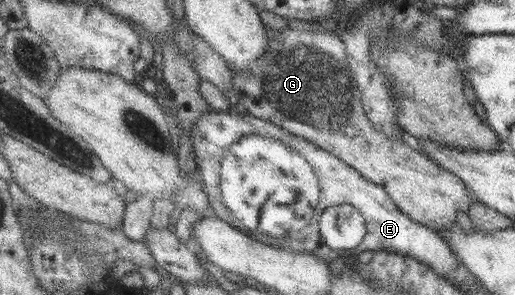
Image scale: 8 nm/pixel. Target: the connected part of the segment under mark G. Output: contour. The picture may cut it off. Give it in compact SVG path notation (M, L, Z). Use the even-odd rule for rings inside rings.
M270 27L265 29L270 42L264 54L257 58L254 71L247 73L231 69L232 90L222 91L231 106L237 106L253 117L281 126L293 135L304 137L337 156L348 166L354 167L364 178L381 186L406 216L420 224L442 229L454 221L457 222L457 214L460 211L467 214L470 205L476 203L476 200L469 195L466 185L455 174L438 166L425 153L412 149L403 141L391 139L374 128L363 109L361 91L349 67L345 44L338 35L330 28L313 33L293 30L290 27L284 36Z

